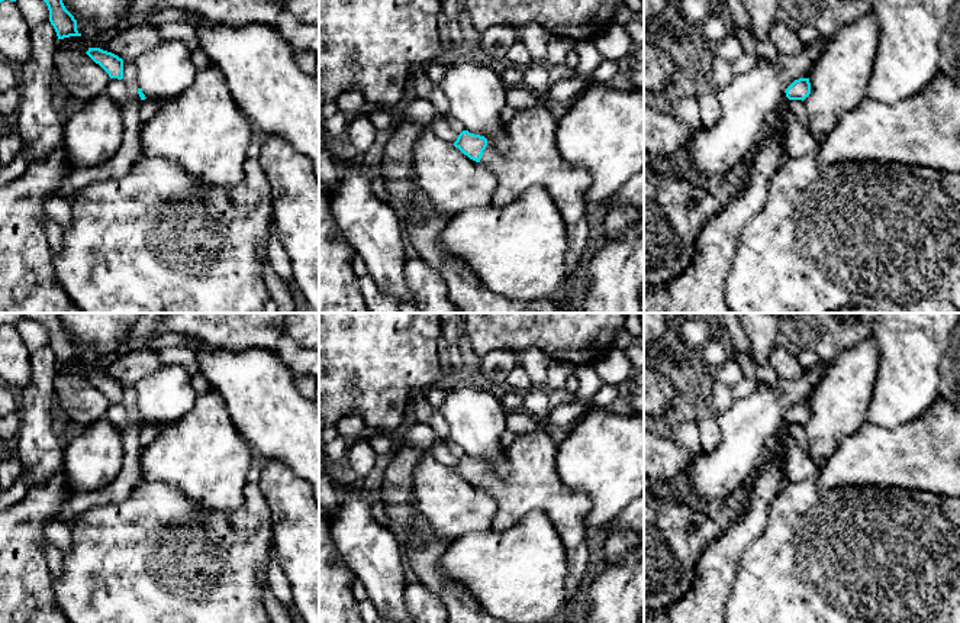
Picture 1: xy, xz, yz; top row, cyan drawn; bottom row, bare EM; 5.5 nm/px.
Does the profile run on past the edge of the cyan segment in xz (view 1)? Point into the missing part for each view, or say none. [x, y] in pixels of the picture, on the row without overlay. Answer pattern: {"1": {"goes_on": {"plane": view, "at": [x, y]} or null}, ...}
{"1": {"goes_on": {"plane": "xz", "at": [532, 484]}}}

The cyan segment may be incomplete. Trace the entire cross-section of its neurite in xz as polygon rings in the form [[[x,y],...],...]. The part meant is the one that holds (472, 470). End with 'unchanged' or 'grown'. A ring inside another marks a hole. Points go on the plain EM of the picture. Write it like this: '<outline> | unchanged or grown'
[[[545,430],[519,435],[508,448],[508,475],[496,475],[480,459],[463,455],[454,471],[470,484],[487,491],[497,511],[492,530],[503,533],[532,510],[542,510],[564,542],[568,561],[567,603],[576,594],[589,564],[589,530],[584,517],[592,510],[589,496],[567,487],[557,474],[557,443]]] | grown

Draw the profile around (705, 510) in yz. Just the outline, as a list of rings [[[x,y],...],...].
[[[689,500],[689,504],[698,511],[698,514],[699,514],[700,517],[705,517],[705,519],[718,517],[716,509],[713,509],[713,507],[712,507],[711,504],[708,504],[708,503]]]

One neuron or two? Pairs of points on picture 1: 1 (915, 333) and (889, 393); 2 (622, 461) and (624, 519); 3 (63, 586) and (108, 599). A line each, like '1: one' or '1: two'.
1: one
2: two
3: one

